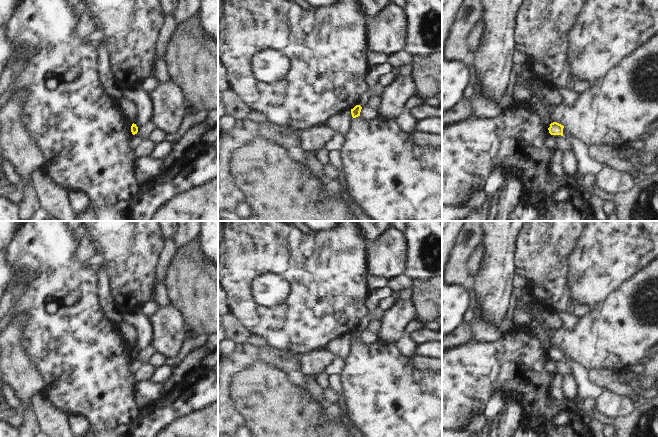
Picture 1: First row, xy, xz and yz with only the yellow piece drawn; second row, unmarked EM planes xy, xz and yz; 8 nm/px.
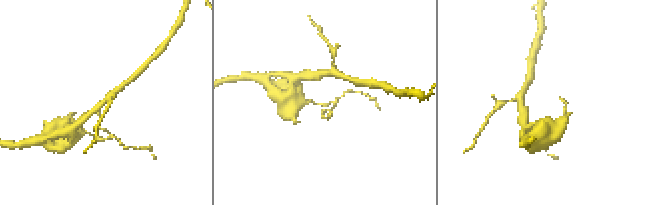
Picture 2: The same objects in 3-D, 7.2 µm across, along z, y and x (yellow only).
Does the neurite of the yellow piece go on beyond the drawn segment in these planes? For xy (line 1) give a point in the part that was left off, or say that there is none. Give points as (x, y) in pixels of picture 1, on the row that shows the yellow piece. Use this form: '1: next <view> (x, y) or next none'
1: next none

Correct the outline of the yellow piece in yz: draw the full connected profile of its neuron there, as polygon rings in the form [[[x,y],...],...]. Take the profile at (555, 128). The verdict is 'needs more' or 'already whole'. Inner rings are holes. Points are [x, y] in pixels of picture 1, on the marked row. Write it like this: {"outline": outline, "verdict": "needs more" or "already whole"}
{"outline": [[[553,122],[550,124],[550,127],[548,128],[549,133],[551,135],[561,135],[563,136],[563,128],[564,126],[557,123],[557,122]]], "verdict": "already whole"}

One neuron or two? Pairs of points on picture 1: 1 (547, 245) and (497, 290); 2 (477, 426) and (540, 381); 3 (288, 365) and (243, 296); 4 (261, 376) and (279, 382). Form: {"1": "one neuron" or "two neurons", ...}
{"1": "two neurons", "2": "two neurons", "3": "two neurons", "4": "one neuron"}

